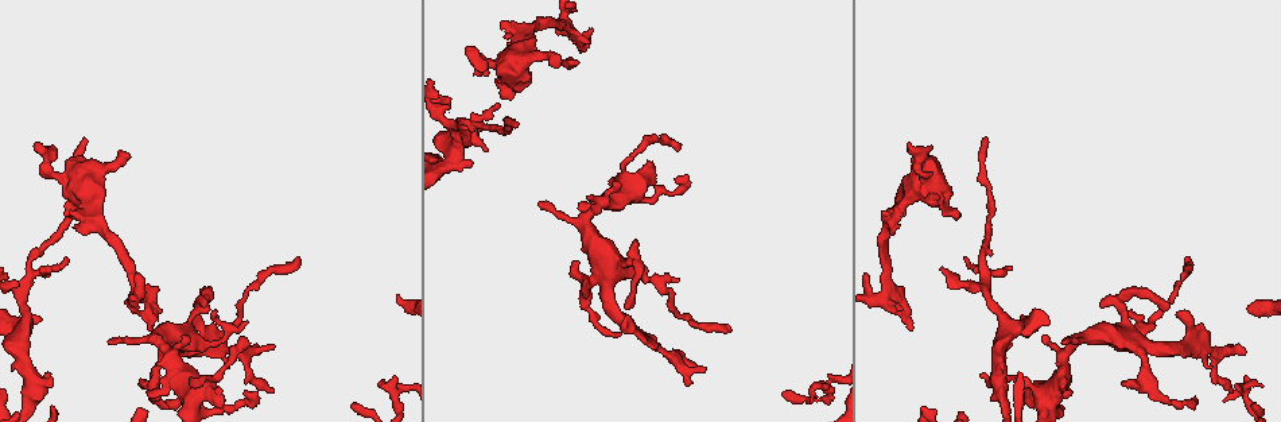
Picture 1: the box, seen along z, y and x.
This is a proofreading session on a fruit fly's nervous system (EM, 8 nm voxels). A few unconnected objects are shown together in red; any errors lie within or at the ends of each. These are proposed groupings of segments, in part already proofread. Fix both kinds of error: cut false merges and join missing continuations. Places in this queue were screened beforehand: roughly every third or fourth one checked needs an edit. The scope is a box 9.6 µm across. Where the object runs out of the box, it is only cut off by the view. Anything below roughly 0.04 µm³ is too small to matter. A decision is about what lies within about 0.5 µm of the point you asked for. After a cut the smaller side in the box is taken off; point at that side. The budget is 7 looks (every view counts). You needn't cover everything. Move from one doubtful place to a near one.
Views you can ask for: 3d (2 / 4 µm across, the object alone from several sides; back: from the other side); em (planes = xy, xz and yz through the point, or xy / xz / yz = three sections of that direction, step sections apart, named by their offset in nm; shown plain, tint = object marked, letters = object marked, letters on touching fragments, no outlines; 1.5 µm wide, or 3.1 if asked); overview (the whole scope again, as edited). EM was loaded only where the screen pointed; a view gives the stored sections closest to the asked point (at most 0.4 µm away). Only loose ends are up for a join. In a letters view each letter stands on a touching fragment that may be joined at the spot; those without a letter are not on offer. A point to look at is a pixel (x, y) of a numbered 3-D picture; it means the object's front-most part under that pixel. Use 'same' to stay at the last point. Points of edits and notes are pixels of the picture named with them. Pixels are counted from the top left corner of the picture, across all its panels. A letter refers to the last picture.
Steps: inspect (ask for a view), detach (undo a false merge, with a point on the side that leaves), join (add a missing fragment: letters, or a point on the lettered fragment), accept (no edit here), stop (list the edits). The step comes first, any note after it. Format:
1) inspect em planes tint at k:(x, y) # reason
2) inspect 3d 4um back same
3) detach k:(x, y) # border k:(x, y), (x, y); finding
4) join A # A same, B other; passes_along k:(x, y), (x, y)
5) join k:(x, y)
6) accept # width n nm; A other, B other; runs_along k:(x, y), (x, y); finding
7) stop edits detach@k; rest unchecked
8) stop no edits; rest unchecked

inspect em planes tint at 1:(888, 212) # free end

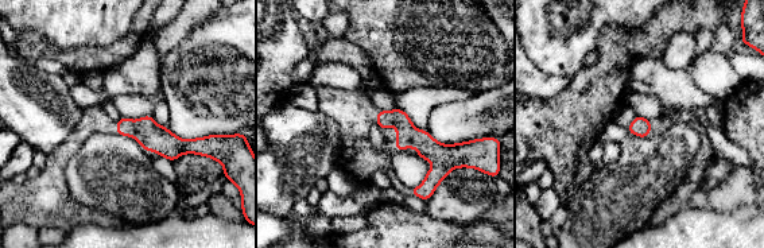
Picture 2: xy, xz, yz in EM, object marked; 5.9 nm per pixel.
inspect em planes letters same

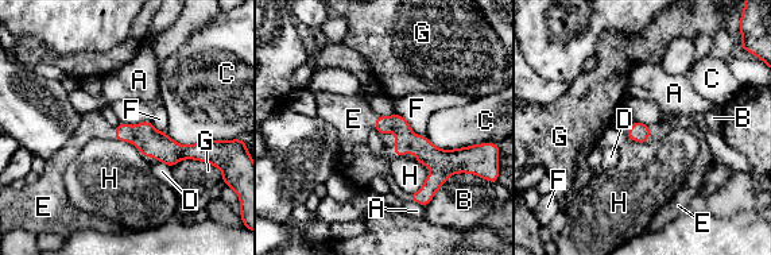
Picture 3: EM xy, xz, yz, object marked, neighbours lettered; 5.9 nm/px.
join 3:(353, 119) # A other, B other, C other, D other, E same, F other, G other, H other; the neuron continues

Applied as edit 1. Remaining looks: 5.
inspect overview

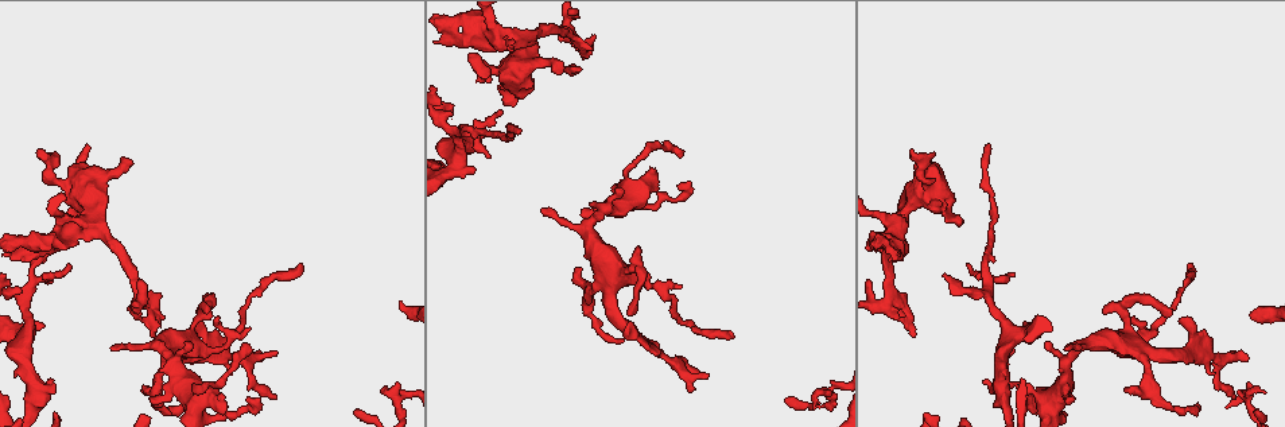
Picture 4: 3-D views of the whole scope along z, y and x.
inspect em planes letters at 4:(163, 352) # a narrow waist

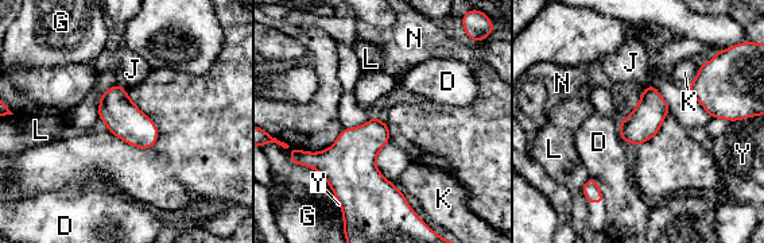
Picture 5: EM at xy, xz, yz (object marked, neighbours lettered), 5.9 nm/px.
accept # width 190 nm; D other, G other, J other, K other, L other, N other, Y other; continuous, no second neuron

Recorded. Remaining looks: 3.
stop edits join@3; rest unchecked

